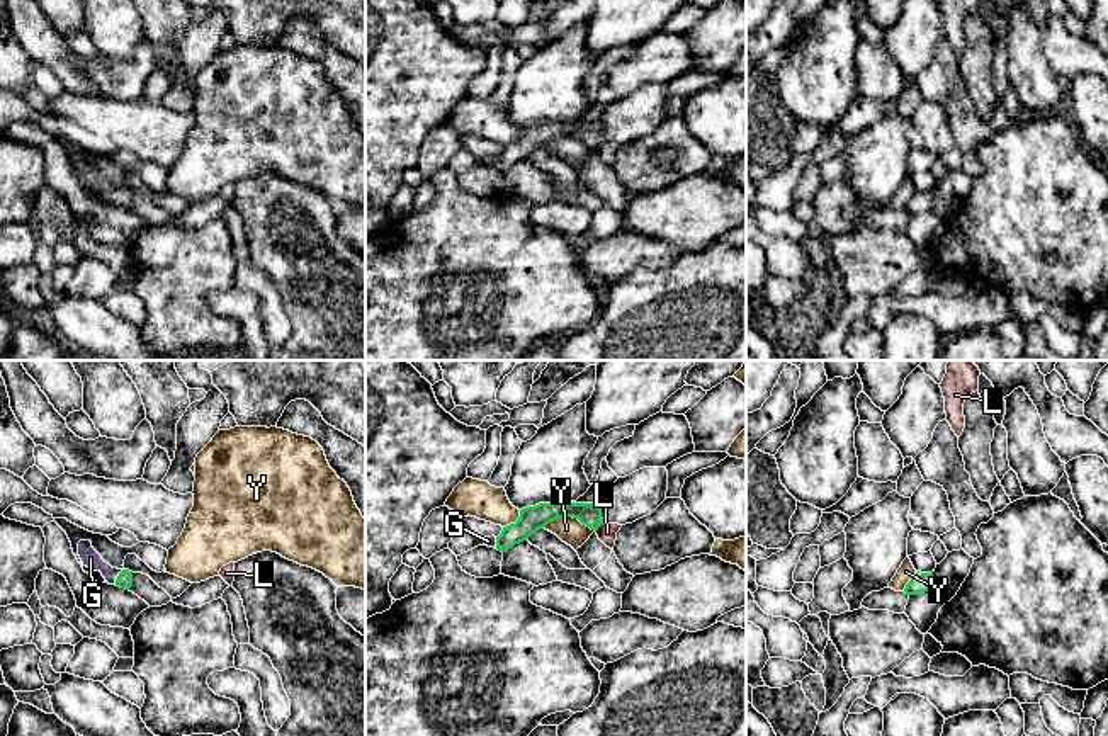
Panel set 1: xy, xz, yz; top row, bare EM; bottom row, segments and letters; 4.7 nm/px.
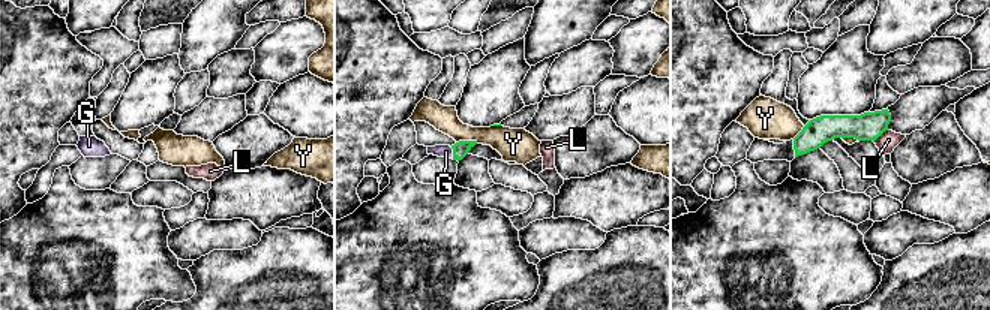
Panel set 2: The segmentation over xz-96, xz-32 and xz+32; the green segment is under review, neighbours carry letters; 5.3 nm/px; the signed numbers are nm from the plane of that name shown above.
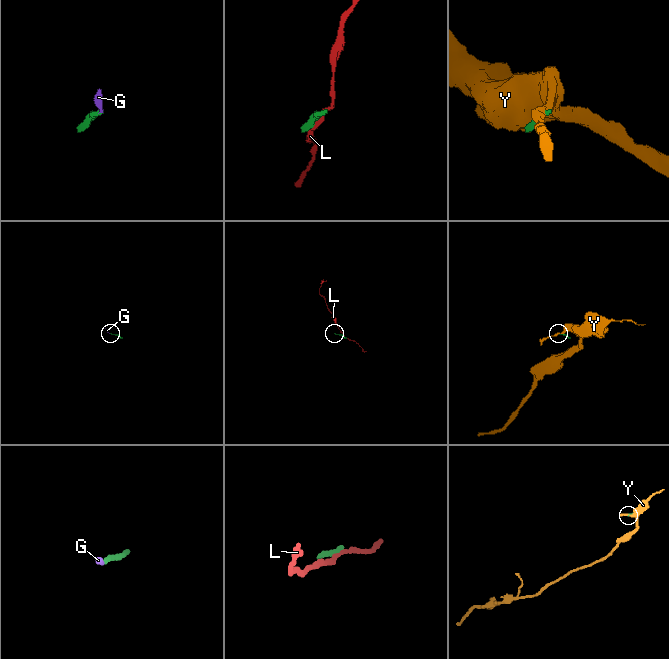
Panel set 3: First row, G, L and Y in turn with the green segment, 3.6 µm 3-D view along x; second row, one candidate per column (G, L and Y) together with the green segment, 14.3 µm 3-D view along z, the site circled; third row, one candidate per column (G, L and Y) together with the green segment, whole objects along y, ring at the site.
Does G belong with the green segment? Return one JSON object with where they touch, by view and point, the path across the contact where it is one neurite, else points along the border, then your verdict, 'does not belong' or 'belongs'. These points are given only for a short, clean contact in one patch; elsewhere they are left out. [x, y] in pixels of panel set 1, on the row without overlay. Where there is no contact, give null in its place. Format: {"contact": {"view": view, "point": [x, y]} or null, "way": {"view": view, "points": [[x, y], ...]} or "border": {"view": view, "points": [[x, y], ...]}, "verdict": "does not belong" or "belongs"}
{"contact": {"view": "xy", "point": [118, 196]}, "way": {"view": "xy", "points": [[124, 199], [118, 196], [90, 177]]}, "verdict": "belongs"}

